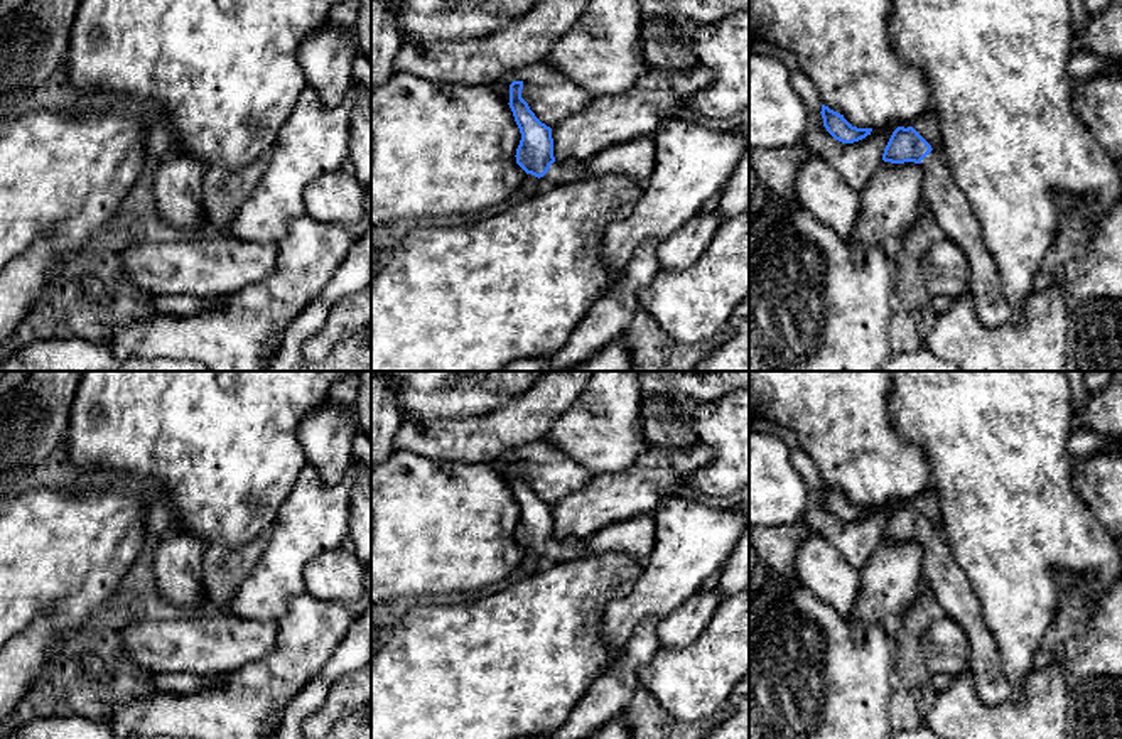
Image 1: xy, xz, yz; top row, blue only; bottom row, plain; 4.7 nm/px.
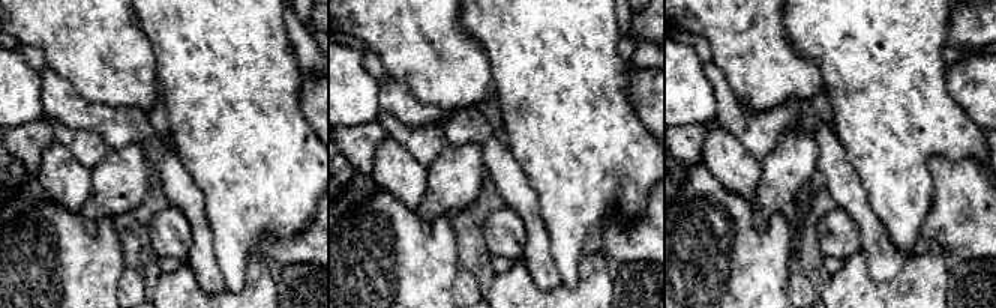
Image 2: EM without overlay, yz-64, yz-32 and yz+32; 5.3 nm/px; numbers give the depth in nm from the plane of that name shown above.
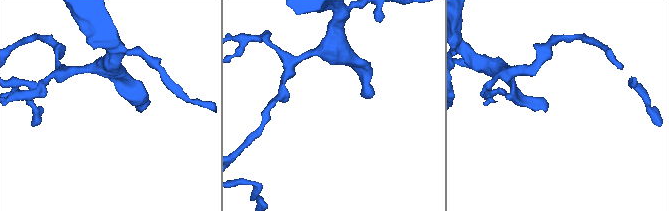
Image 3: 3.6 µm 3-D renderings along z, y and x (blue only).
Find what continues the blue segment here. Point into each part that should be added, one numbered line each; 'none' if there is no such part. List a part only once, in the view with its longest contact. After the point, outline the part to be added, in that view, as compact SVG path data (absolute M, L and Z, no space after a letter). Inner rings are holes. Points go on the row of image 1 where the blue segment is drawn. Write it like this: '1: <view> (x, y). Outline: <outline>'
1: xz (560, 172). Outline: M579 159L555 160L540 182L543 189L579 182L587 175L587 164Z

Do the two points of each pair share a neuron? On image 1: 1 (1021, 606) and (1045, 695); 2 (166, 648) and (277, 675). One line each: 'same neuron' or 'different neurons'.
1: different neurons
2: different neurons

